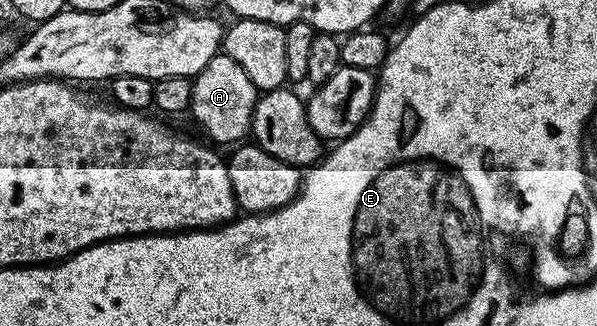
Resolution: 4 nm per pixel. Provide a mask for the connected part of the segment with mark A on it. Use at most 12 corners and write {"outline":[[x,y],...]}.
{"outline":[[218,52],[188,113],[210,143],[250,137],[259,92]]}

